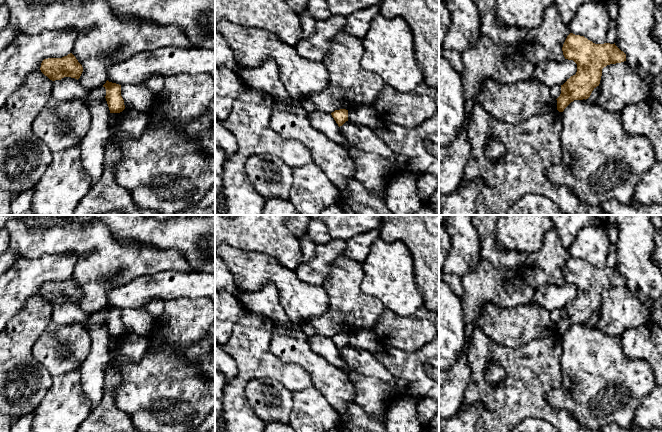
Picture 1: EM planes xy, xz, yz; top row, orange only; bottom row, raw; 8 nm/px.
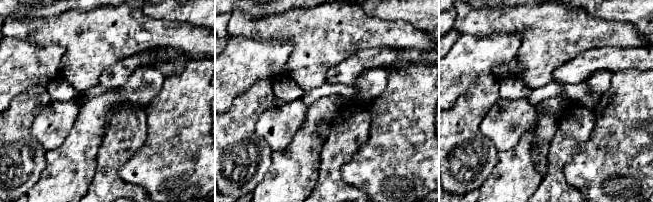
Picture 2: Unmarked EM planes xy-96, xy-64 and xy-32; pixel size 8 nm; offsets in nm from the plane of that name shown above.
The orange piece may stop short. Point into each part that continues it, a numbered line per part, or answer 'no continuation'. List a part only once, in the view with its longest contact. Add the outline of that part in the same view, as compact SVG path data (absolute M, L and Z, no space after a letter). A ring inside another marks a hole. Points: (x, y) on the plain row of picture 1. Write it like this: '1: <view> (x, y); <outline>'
no continuation

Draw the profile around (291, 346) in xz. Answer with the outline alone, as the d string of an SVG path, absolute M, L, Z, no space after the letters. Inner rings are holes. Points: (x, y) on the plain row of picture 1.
M292 323L287 331L283 325L274 325L270 343L271 352L285 363L301 366L311 377L313 387L336 409L339 415L344 414L350 404L354 403L355 388L343 368L331 364L327 359L317 354L308 344L309 336L303 326Z

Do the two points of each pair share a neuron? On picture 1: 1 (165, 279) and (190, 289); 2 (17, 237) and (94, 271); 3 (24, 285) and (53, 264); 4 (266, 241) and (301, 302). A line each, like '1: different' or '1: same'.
1: same
2: same
3: same
4: different

